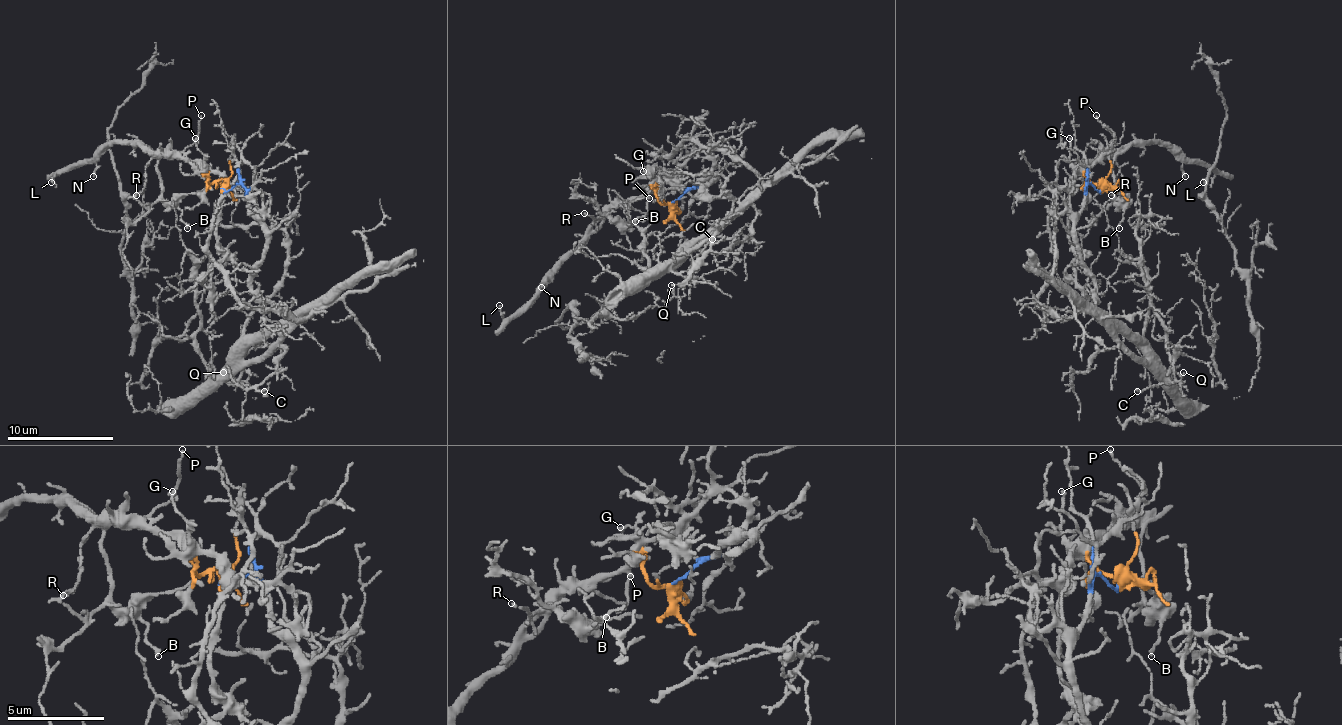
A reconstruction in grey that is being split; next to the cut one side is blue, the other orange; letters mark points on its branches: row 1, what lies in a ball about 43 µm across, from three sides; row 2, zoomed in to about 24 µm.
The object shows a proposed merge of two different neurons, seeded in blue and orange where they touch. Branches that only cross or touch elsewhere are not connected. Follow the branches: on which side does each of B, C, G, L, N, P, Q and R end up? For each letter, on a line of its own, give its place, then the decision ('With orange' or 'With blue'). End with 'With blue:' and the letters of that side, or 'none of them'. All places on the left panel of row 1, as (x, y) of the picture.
B: Place: (187, 228). With orange
C: Place: (264, 391). With blue
G: Place: (195, 138). With orange
L: Place: (51, 182). With orange
N: Place: (93, 176). With orange
P: Place: (201, 115). With orange
Q: Place: (223, 372). With blue
R: Place: (136, 195). With orange
With blue: C, Q

